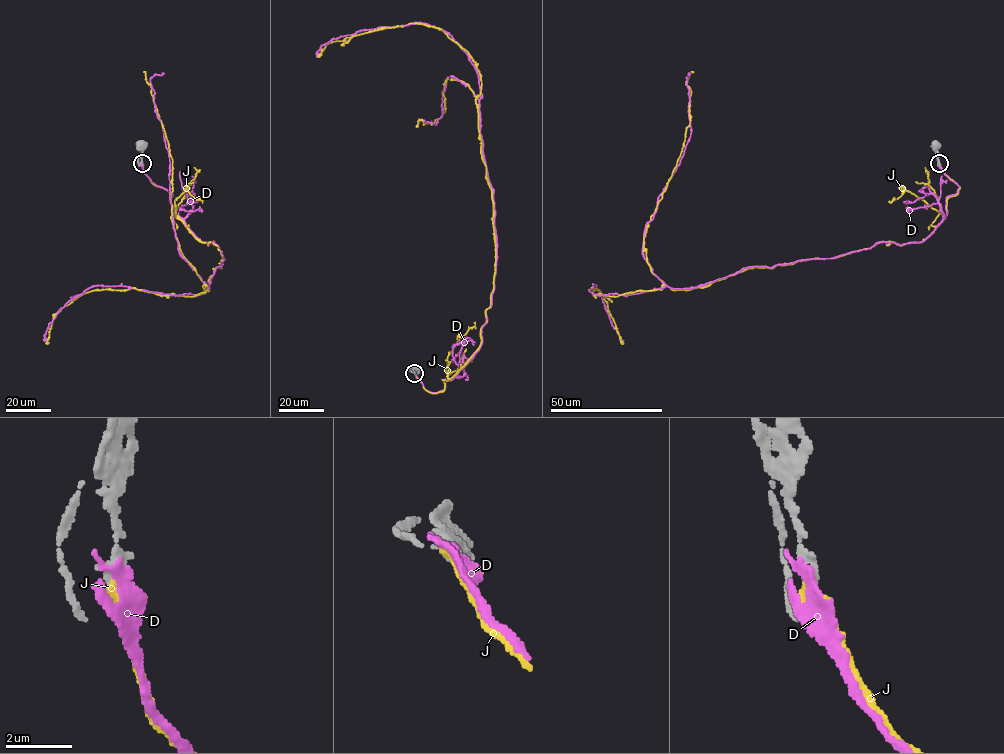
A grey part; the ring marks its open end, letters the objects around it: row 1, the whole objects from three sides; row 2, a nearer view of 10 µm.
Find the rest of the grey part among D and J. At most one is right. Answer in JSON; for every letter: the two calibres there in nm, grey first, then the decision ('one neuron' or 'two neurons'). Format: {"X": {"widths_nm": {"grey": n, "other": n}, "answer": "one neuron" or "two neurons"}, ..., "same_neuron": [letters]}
{"D": {"widths_nm": {"grey": 280, "other": 320}, "answer": "two neurons"}, "J": {"widths_nm": {"grey": 240, "other": 280}, "answer": "two neurons"}, "same_neuron": []}

